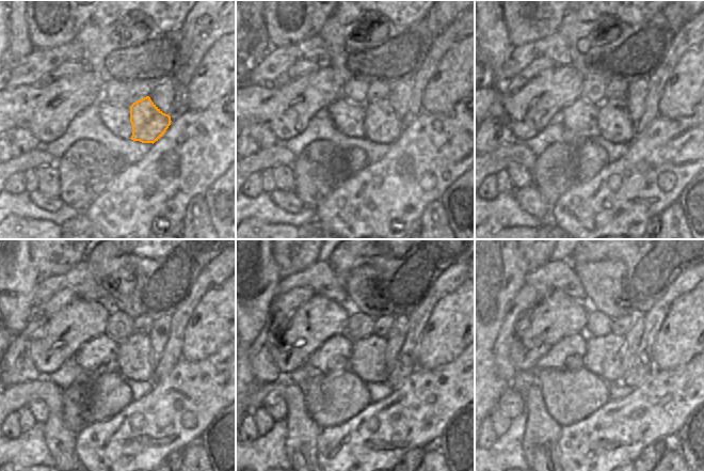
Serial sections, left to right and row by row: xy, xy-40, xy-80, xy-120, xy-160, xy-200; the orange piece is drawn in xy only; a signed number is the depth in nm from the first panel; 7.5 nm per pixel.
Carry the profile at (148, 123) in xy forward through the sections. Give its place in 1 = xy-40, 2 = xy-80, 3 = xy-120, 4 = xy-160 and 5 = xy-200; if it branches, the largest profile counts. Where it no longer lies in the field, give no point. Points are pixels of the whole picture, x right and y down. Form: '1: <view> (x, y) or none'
1: xy-40 (382, 125)
2: xy-80 (613, 121)
3: xy-120 (133, 351)
4: xy-160 (367, 359)
5: xy-200 (603, 357)

